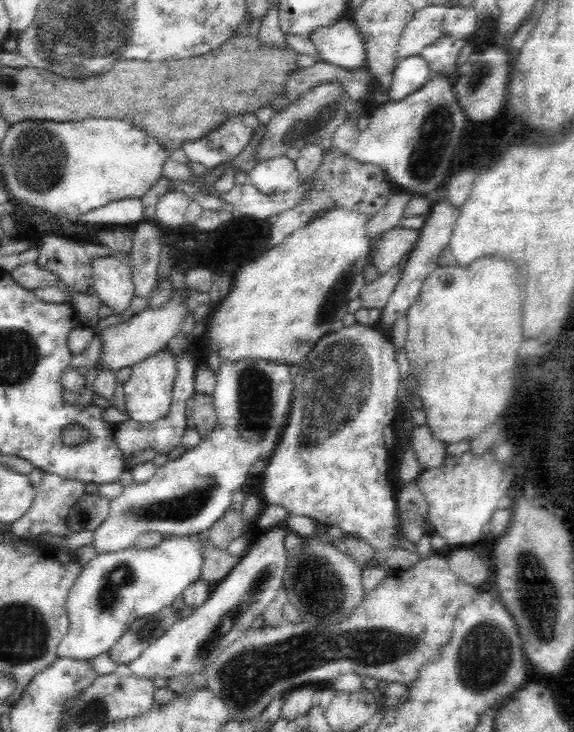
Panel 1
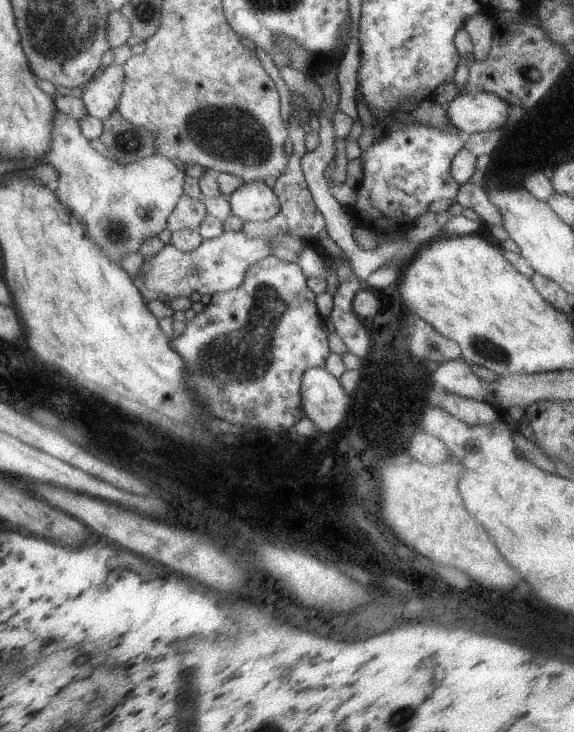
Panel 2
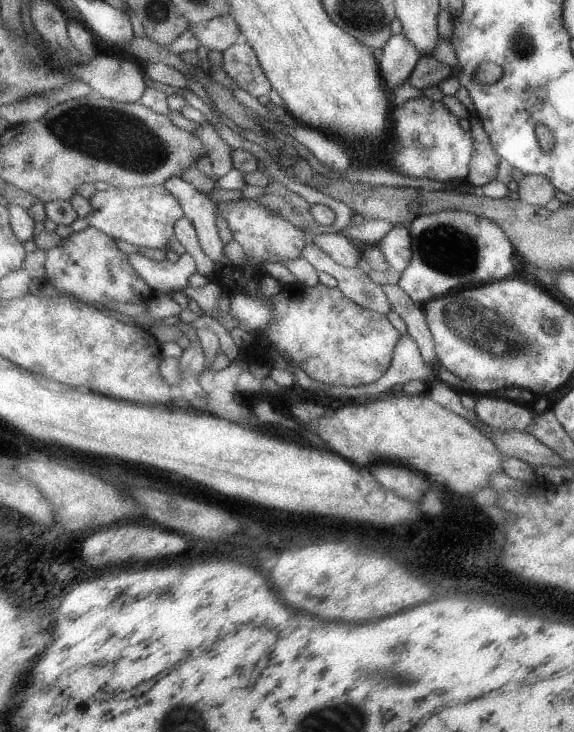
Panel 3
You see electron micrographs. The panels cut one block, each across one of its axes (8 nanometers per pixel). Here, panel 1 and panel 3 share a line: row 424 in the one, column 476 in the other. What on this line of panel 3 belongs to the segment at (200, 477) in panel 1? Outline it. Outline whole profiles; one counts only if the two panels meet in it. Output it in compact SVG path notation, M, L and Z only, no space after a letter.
M459 210L418 215L411 222L411 259L398 284L413 301L427 303L448 292L516 276L520 268L515 246L491 220Z

